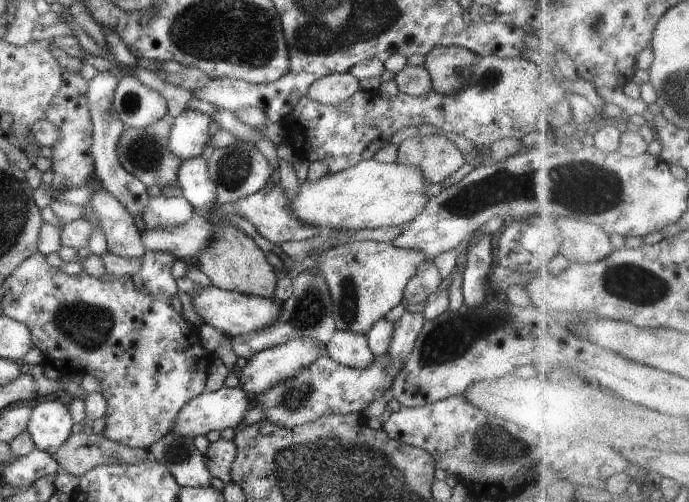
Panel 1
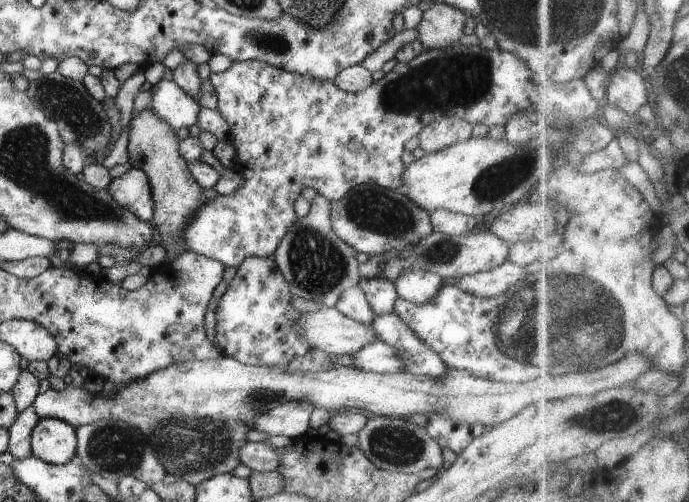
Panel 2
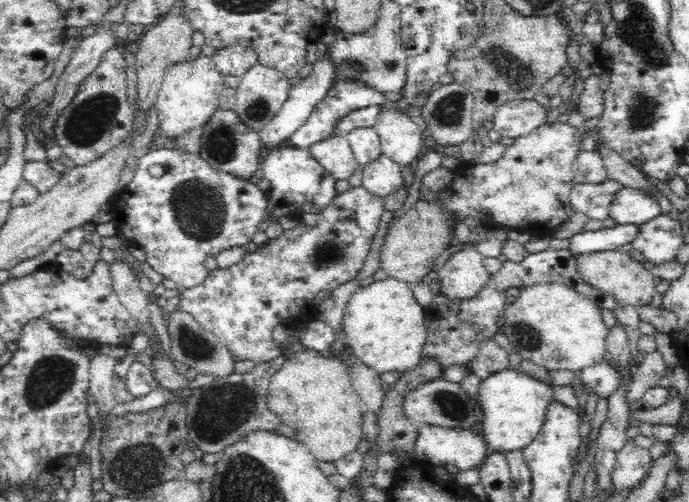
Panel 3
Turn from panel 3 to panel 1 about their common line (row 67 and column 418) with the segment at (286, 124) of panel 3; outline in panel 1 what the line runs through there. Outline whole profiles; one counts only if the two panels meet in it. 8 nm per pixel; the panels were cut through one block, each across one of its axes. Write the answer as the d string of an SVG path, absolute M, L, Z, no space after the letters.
M405 311L404 314L393 322L393 335L390 343L390 358L396 364L404 364L412 349L426 318L422 313Z

